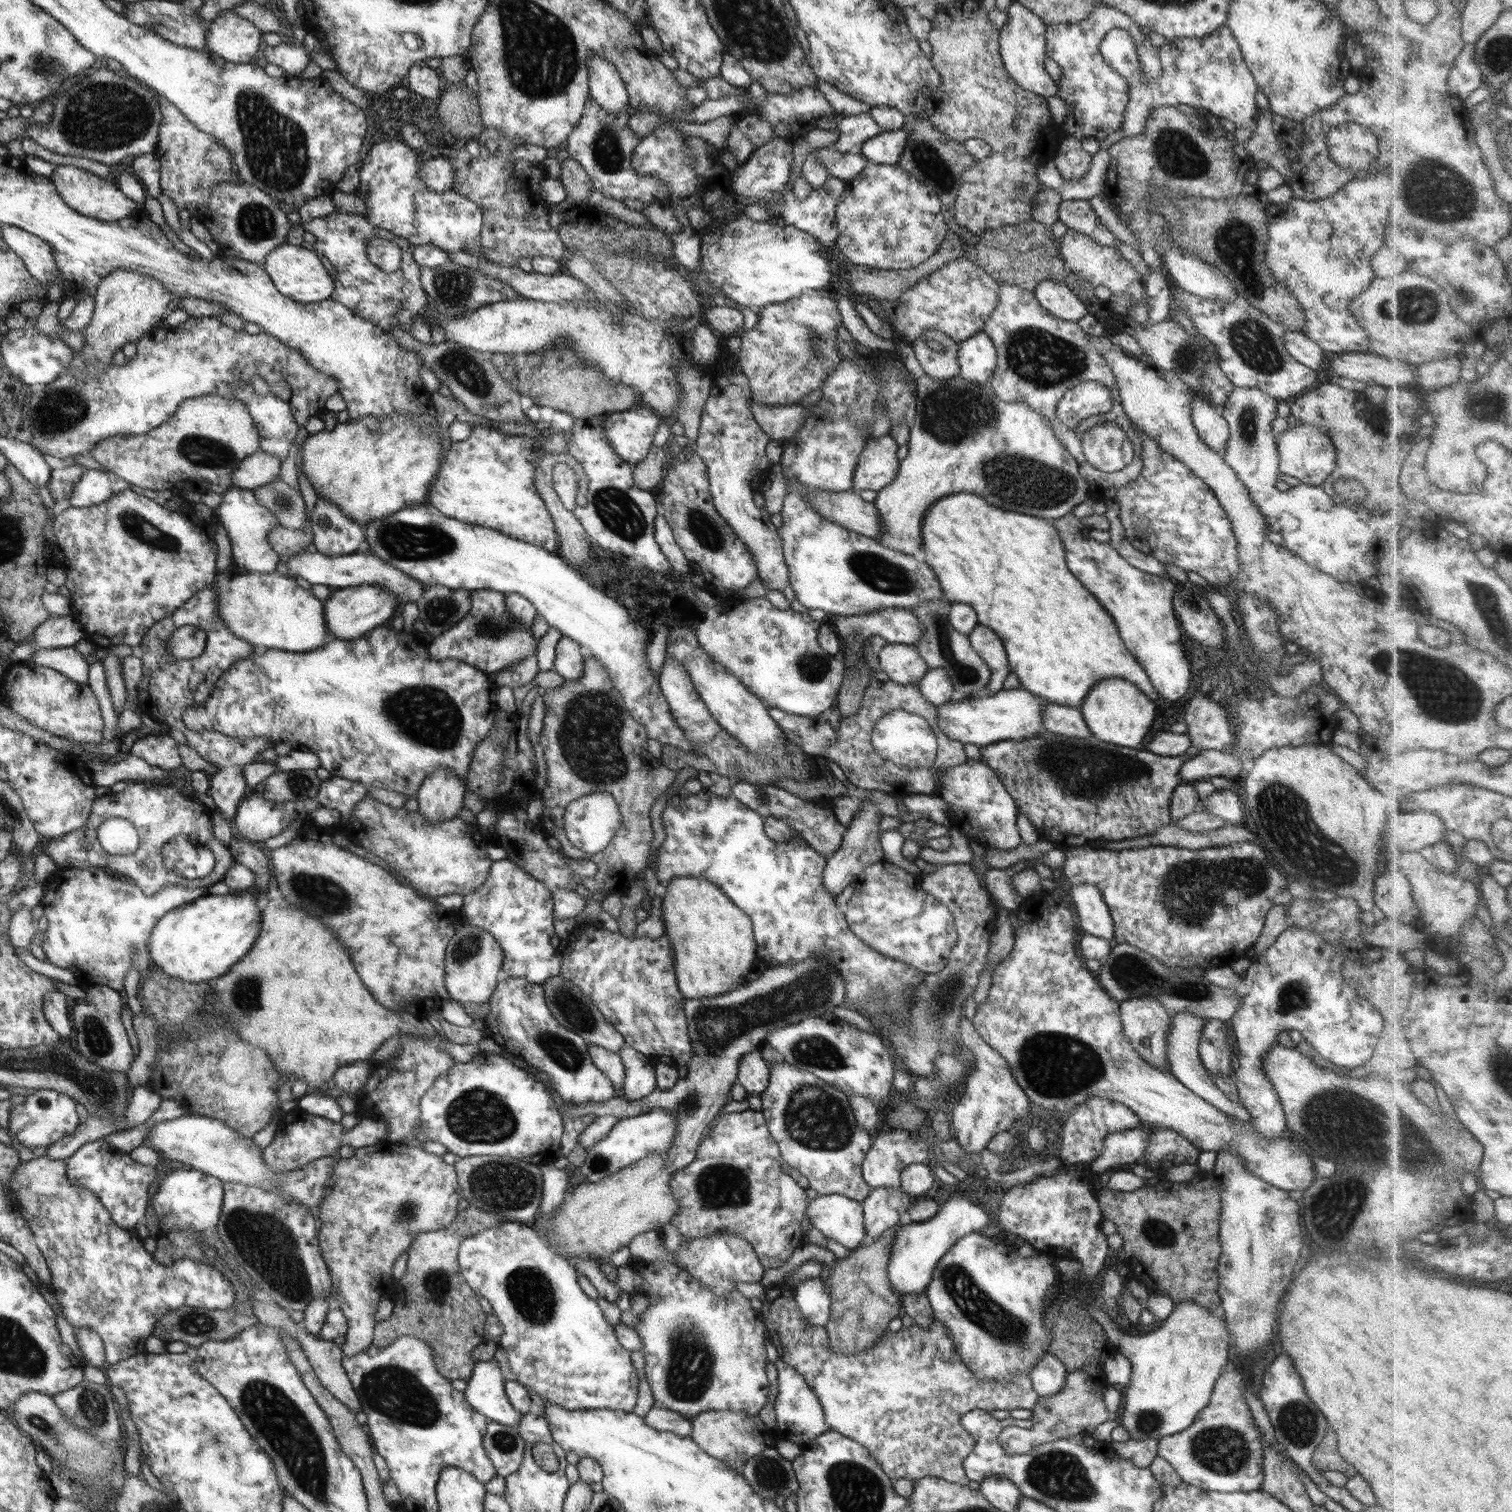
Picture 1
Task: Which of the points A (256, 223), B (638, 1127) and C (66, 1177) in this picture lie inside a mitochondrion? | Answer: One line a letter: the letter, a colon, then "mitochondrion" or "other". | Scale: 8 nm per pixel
A: mitochondrion
B: other
C: other

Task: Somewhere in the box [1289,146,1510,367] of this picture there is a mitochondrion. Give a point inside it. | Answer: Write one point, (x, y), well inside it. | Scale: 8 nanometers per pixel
(1446, 197)

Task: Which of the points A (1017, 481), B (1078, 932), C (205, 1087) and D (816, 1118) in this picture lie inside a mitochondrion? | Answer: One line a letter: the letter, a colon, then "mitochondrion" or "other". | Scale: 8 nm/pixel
A: mitochondrion
B: other
C: other
D: mitochondrion

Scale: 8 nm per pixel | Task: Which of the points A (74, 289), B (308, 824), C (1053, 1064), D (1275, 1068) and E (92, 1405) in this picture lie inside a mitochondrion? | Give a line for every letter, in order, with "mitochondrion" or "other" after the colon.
A: other
B: other
C: mitochondrion
D: other
E: mitochondrion

